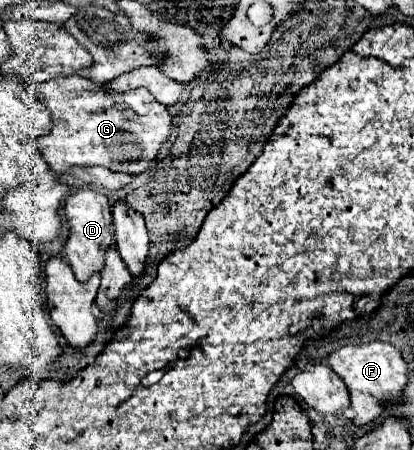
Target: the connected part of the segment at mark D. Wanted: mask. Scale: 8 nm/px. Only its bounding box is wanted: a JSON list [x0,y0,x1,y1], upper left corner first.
[63,189,115,283]

